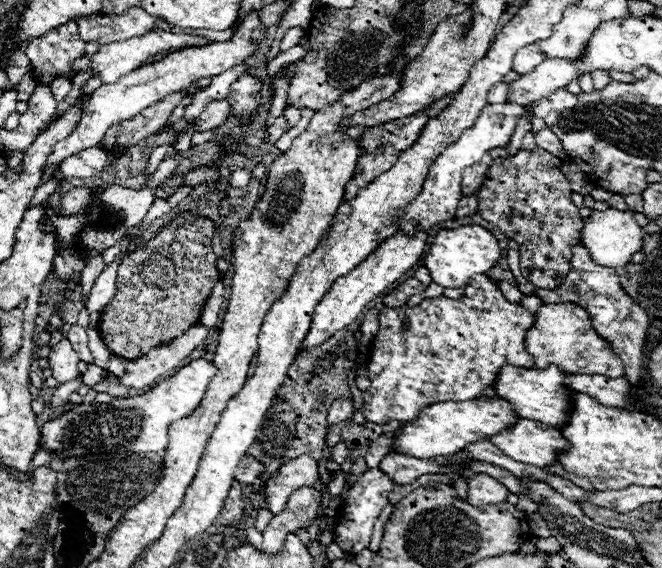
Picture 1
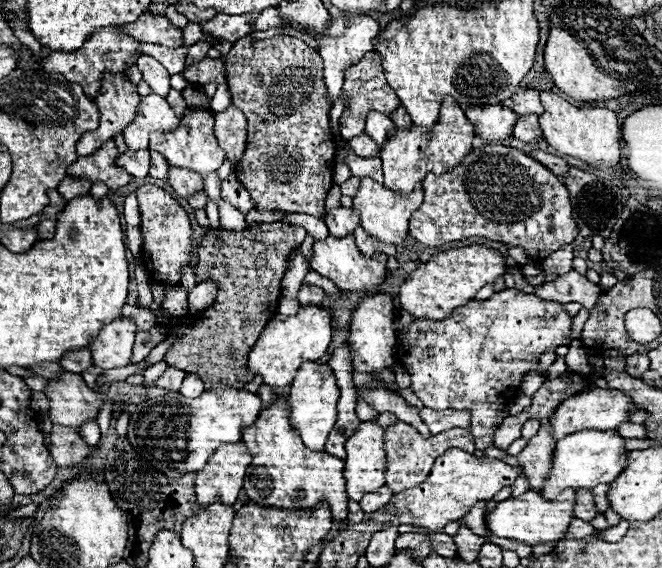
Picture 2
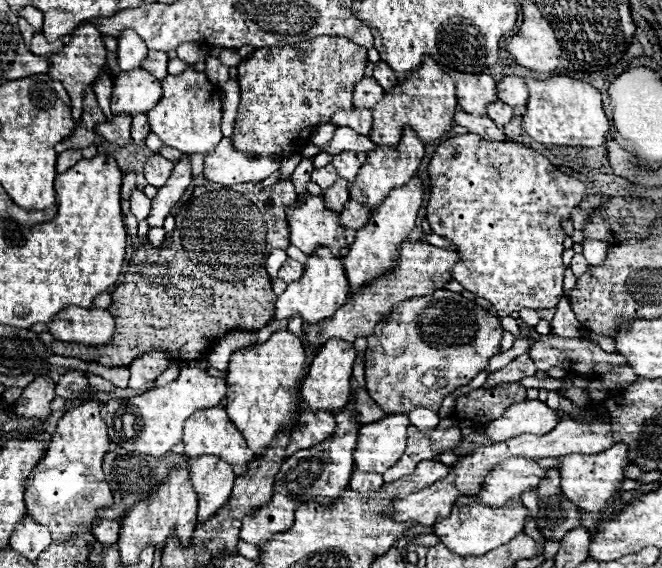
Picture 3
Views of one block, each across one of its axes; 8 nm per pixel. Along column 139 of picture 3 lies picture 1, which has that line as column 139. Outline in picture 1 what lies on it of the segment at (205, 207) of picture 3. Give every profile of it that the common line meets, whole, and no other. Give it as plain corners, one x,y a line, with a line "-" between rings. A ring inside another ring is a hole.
184,212
172,224
168,224
154,240
140,246
134,254
130,254
120,264
116,276
116,294
102,310
102,318
98,324
98,334
114,356
136,360
148,354
150,348
170,344
174,338
184,336
194,324
198,324
200,312
214,284
220,280
216,268
216,254
212,252
212,244
210,244
212,234
214,234
214,226
210,220

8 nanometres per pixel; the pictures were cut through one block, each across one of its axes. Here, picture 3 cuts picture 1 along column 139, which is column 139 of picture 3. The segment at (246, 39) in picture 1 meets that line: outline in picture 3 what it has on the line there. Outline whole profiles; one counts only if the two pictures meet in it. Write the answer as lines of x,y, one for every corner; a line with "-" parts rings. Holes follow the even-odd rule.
136,68
132,72
120,72
114,78
112,114
146,114
160,100
162,88
150,72

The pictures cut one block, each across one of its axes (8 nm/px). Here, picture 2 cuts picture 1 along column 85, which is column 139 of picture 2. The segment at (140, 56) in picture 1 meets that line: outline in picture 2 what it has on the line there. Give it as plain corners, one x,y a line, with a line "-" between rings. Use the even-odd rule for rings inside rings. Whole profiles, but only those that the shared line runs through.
140,56
138,64
136,64
144,76
144,82
152,88
154,94
166,98
168,92
170,92
170,74
166,72
166,68
154,60
152,56

